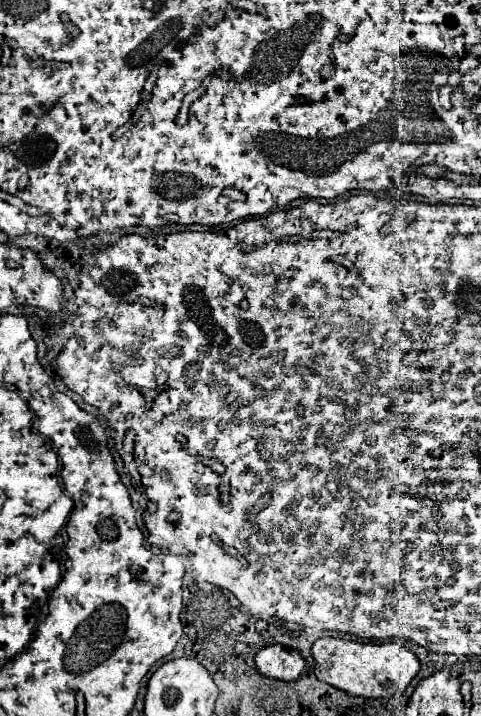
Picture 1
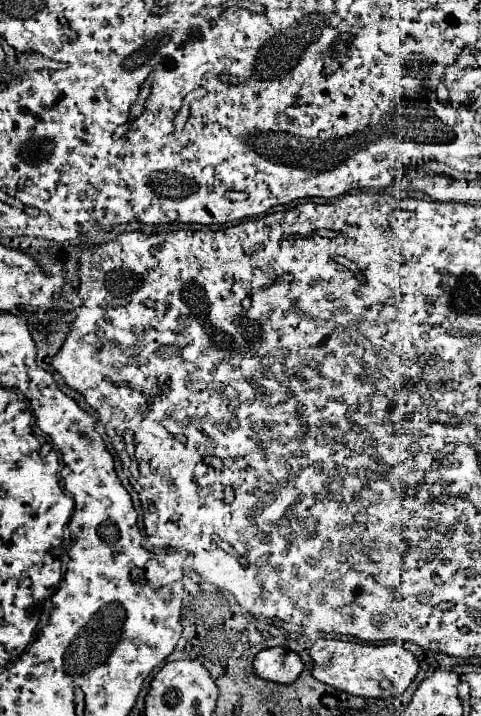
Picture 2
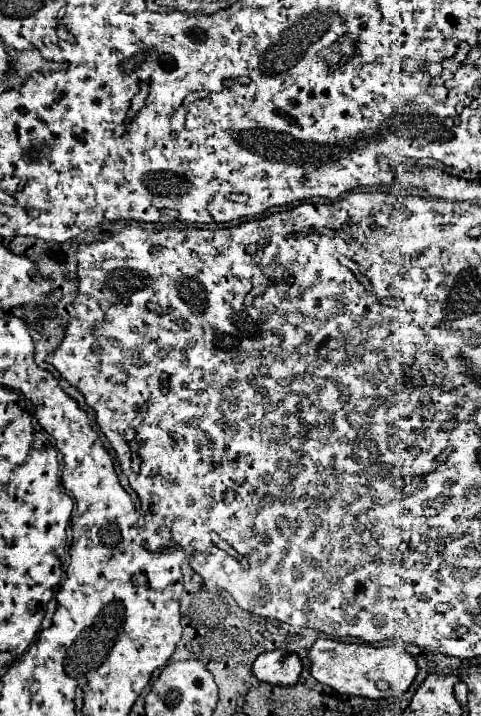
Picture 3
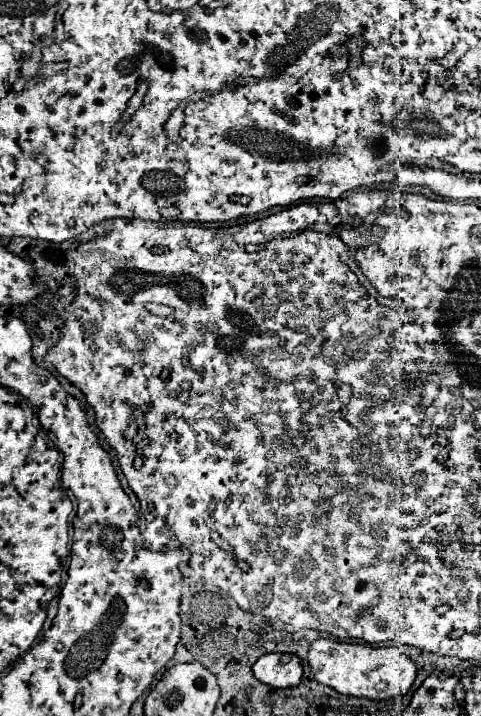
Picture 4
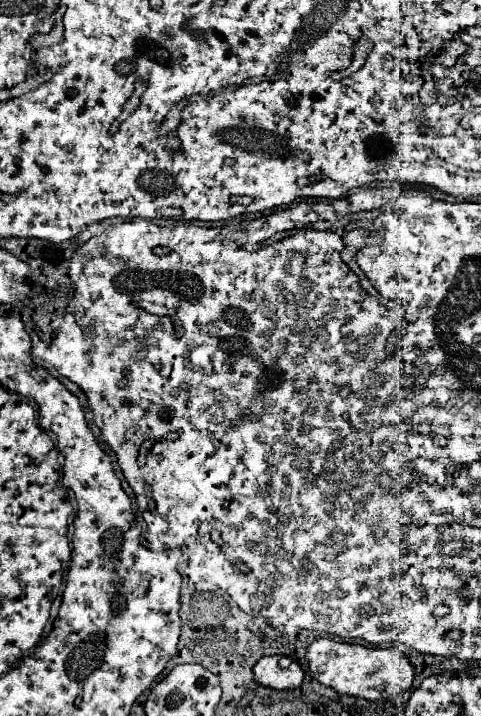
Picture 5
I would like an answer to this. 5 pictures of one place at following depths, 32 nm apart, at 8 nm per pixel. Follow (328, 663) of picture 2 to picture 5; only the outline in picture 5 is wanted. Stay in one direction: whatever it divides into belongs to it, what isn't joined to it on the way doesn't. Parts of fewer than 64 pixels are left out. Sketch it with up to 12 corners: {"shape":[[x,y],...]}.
{"shape":[[318,638],[306,660],[320,684],[380,700],[412,686],[398,648]]}

